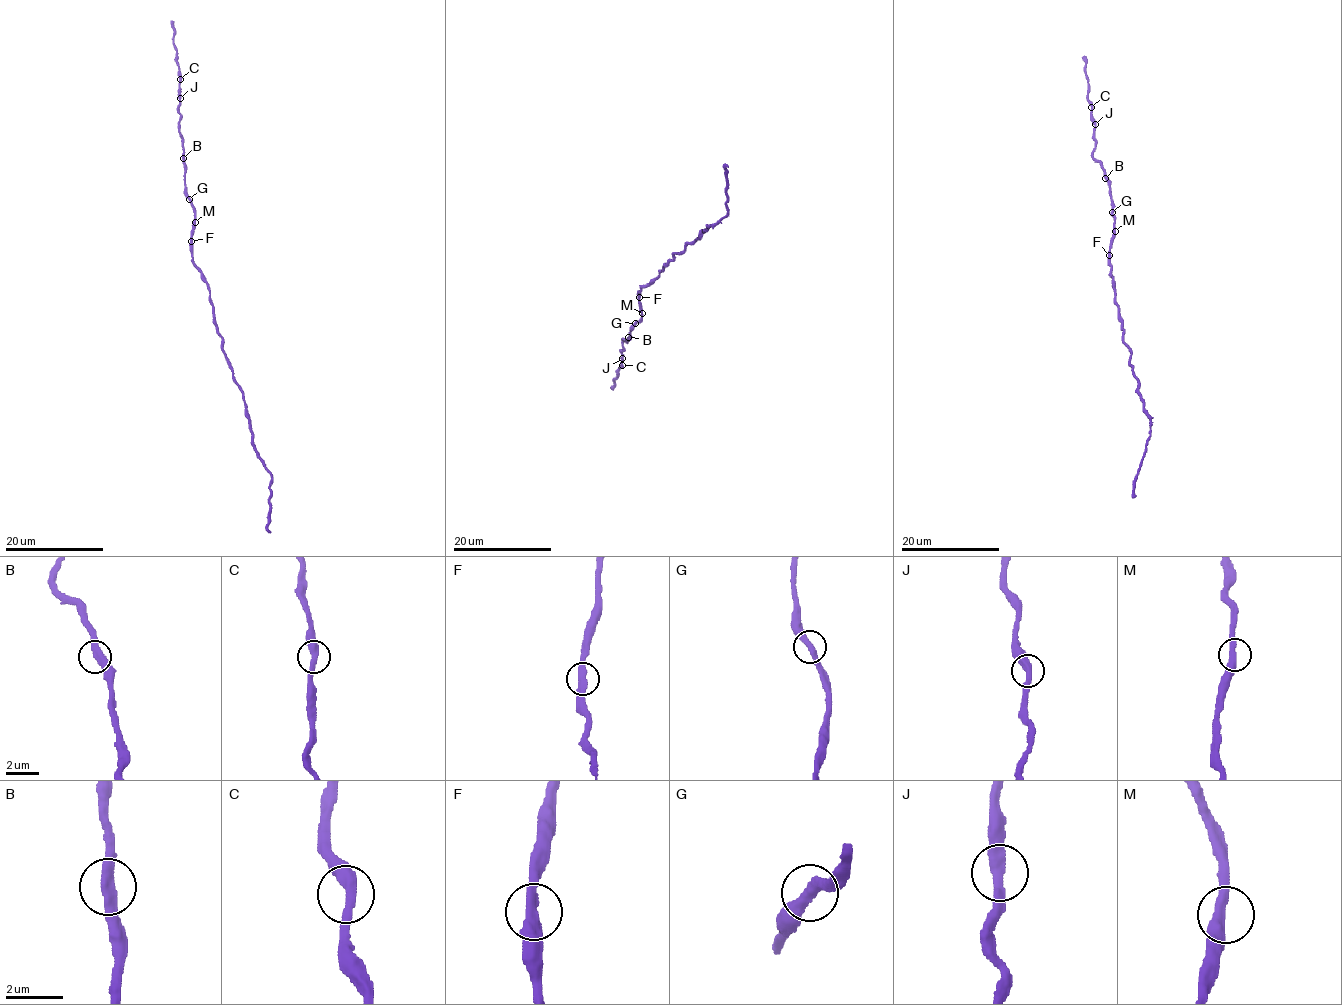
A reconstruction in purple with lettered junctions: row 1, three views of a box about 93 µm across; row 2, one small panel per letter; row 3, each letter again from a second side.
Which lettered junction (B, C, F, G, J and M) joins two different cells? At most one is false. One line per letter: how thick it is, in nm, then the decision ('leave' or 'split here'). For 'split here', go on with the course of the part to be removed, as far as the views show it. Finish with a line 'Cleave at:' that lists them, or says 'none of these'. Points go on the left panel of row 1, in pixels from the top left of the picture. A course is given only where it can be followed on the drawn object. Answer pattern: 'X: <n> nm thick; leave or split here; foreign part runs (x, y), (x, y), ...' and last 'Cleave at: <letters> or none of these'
B: 380 nm thick; leave
C: 380 nm thick; leave
F: 400 nm thick; leave
G: 360 nm thick; leave
J: 380 nm thick; leave
M: 380 nm thick; leave
Cleave at: none of these

